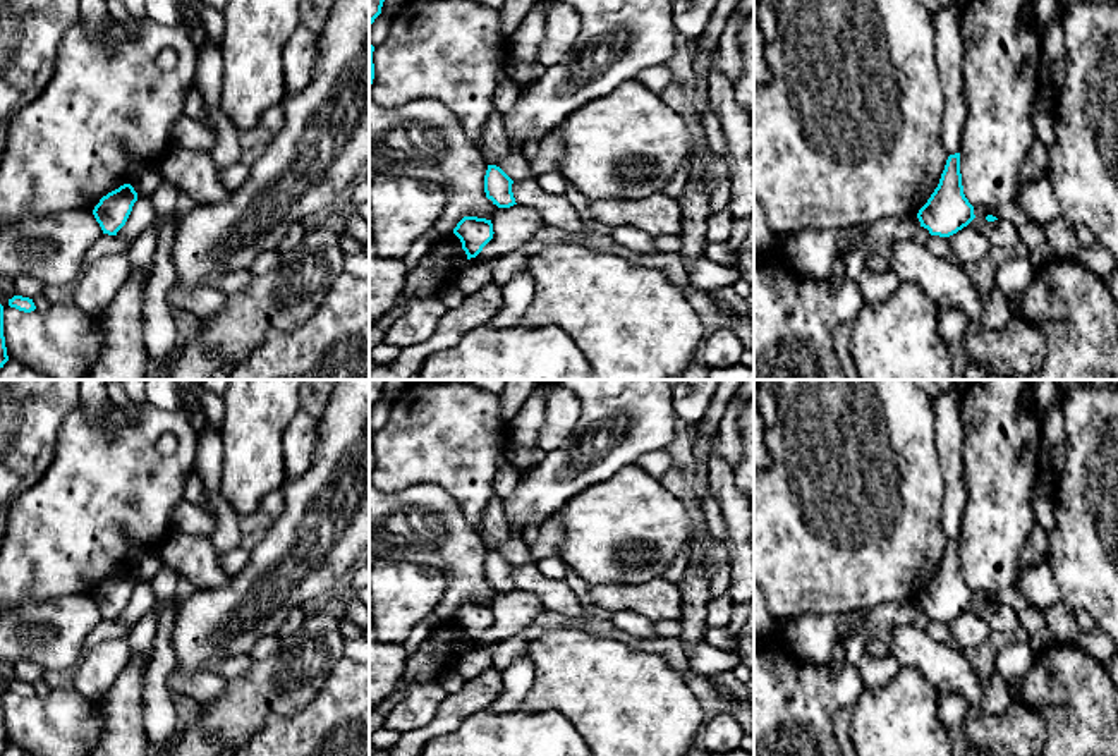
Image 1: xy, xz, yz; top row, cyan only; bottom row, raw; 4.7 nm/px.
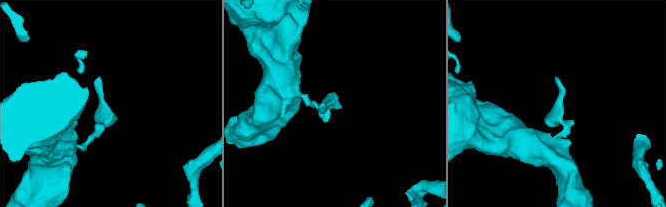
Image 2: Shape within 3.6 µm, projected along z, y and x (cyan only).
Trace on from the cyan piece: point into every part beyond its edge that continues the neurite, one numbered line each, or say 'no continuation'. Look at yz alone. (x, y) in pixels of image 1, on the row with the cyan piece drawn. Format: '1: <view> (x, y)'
no continuation

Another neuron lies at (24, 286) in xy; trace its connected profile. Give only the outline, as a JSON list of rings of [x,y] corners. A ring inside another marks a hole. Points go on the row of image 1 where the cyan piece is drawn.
[[[24,275],[14,280],[15,296],[34,299],[43,294],[43,289],[45,289],[43,284],[39,284],[33,277]]]

